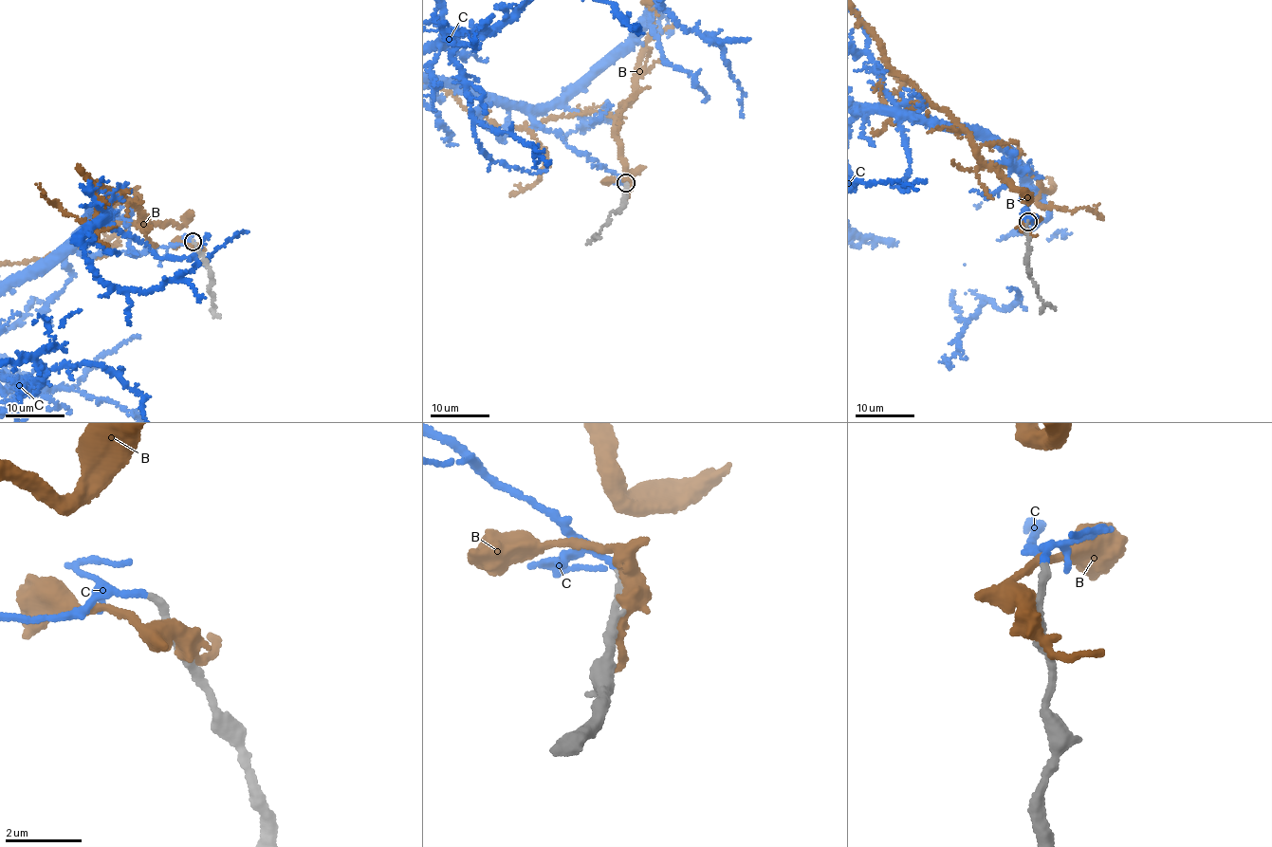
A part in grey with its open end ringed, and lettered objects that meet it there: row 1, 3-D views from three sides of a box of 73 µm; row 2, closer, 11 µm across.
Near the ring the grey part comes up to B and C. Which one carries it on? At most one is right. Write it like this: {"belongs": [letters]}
{"belongs": ["C"]}

